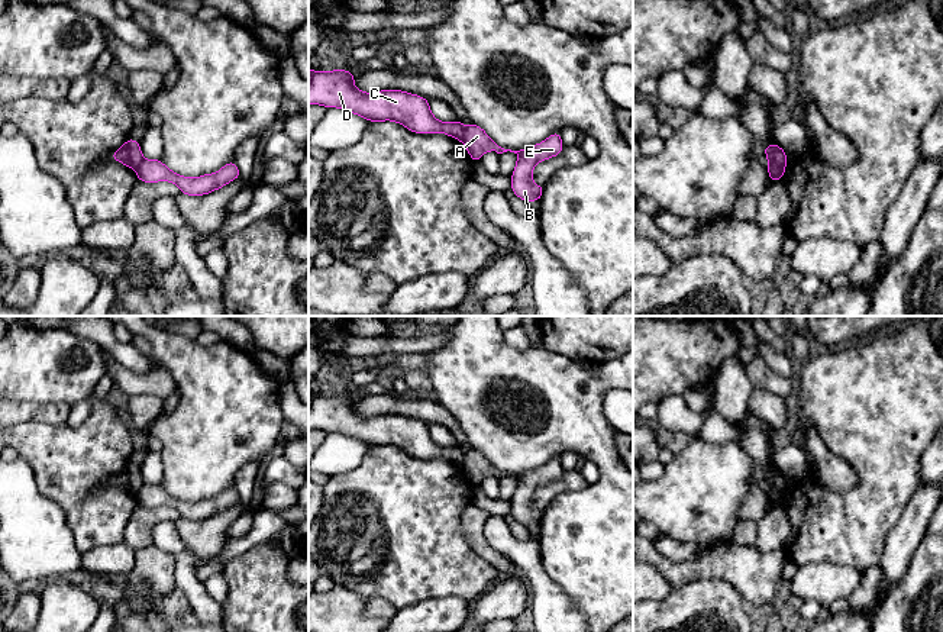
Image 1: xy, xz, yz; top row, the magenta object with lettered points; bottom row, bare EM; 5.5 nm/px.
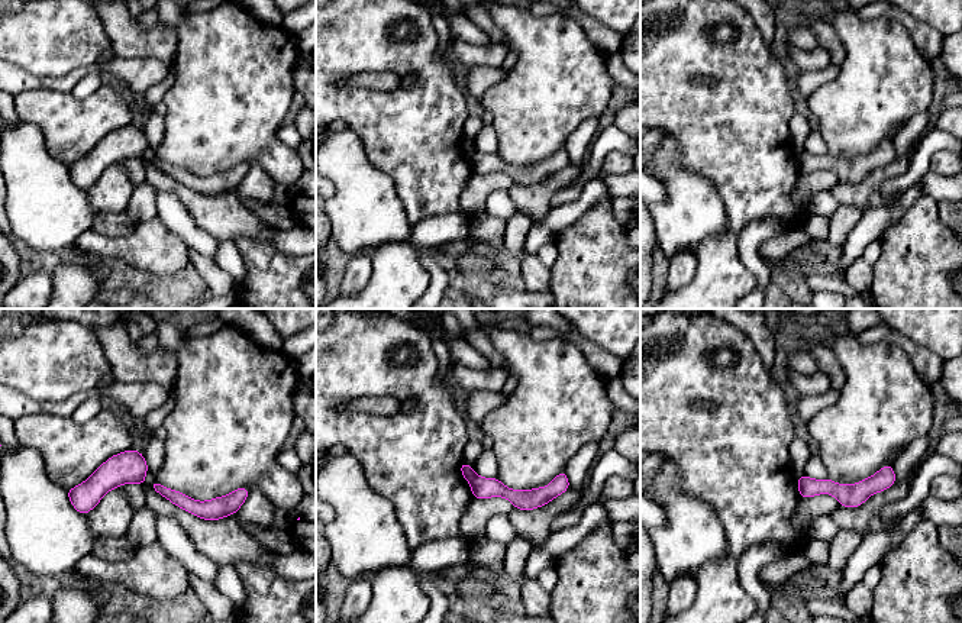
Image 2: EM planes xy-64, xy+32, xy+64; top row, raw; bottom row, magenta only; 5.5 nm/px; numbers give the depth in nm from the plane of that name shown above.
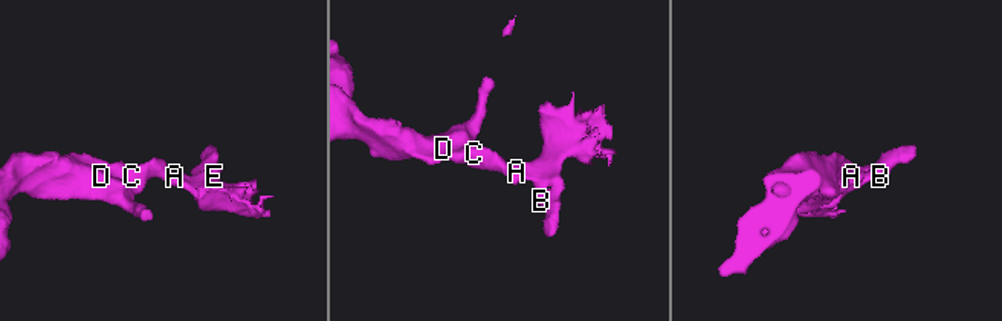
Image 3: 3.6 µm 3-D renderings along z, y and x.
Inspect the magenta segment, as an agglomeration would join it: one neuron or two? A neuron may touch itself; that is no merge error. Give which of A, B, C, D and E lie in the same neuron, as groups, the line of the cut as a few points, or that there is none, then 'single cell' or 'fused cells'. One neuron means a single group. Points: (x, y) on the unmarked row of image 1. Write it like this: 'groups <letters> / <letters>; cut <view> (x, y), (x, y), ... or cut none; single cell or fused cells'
groups A B E / C D; cut yz (784, 487), (769, 490); fused cells

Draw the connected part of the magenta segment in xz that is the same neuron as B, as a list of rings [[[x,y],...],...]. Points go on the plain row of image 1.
[[[469,448],[465,452],[465,460],[464,460],[464,470],[466,473],[466,475],[469,477],[472,487],[479,487],[481,481],[487,477],[487,475],[495,475],[497,478],[503,478],[503,477],[514,477],[517,480],[517,488],[516,493],[511,499],[511,516],[520,522],[521,525],[524,525],[526,528],[530,526],[540,526],[543,513],[543,510],[536,510],[532,504],[533,504],[533,491],[545,484],[549,484],[552,481],[559,480],[563,475],[563,470],[562,470],[562,464],[561,464],[561,457],[555,457],[552,458],[549,462],[546,462],[542,468],[537,470],[532,470],[527,471],[524,474],[520,475],[511,475],[511,474],[504,474],[500,470],[497,470],[487,458],[482,452],[479,452],[475,448]]]

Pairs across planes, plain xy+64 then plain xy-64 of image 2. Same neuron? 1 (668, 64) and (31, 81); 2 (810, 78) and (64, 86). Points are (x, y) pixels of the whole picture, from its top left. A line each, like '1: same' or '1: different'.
1: different
2: same

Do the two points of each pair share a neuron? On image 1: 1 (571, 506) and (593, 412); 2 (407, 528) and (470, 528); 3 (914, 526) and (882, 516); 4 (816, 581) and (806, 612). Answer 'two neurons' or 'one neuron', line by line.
1: one neuron
2: two neurons
3: two neurons
4: two neurons

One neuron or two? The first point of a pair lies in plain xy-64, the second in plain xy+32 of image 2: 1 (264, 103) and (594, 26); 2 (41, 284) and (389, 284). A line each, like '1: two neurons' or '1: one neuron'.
1: two neurons
2: two neurons

